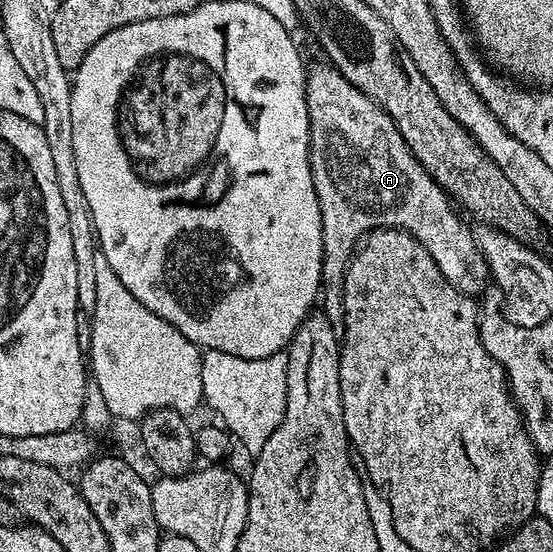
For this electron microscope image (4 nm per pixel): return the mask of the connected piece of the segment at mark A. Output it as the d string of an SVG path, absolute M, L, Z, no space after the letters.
M322 61L316 67L308 66L307 112L309 113L309 153L311 154L311 176L321 209L321 241L323 242L323 277L321 283L321 314L335 329L342 328L345 317L343 304L343 277L352 255L361 240L381 227L392 227L395 231L408 231L433 257L441 277L449 281L461 293L479 297L483 286L492 278L481 249L475 244L475 233L454 211L452 200L435 182L435 179L415 160L405 137L397 125L372 99L365 97L330 62Z

